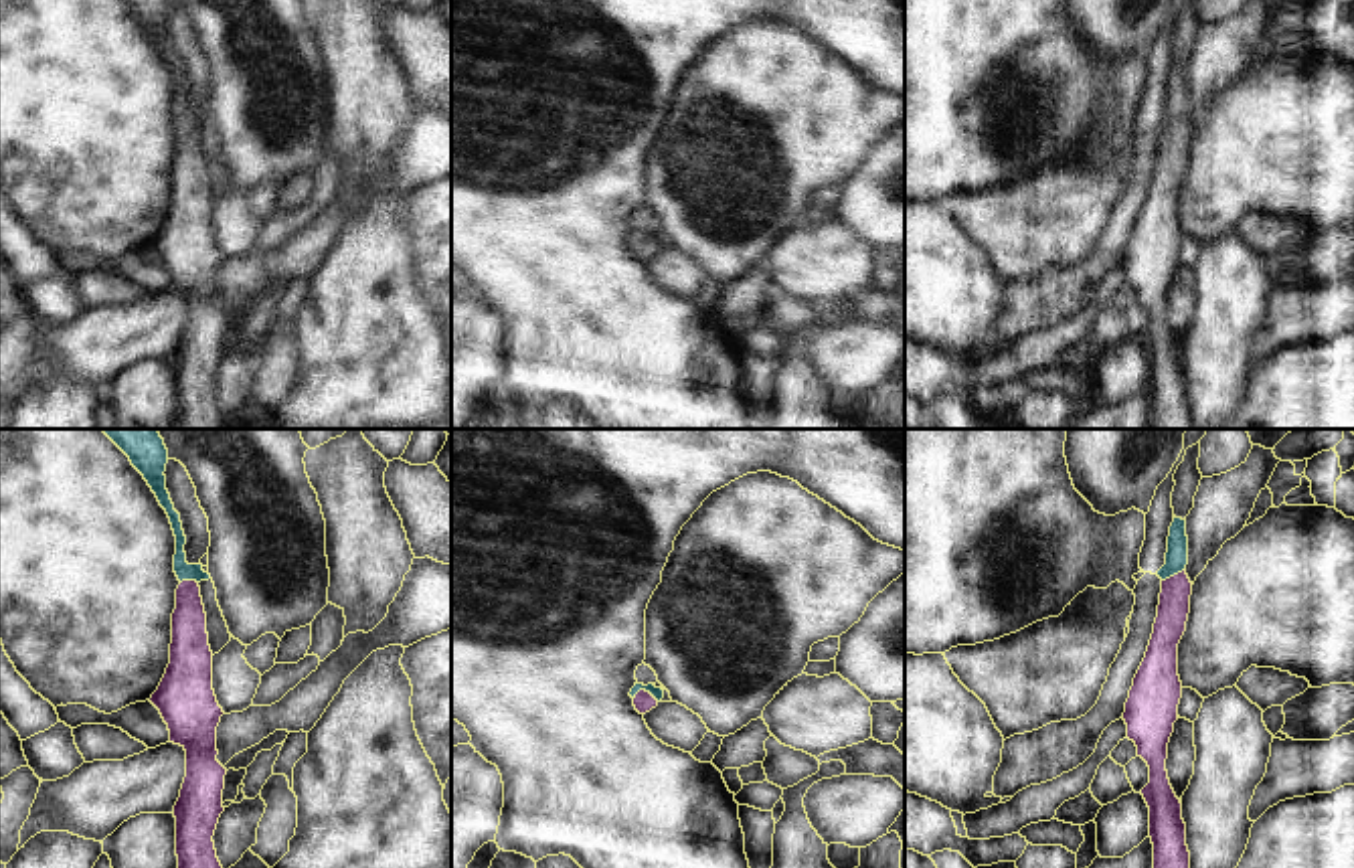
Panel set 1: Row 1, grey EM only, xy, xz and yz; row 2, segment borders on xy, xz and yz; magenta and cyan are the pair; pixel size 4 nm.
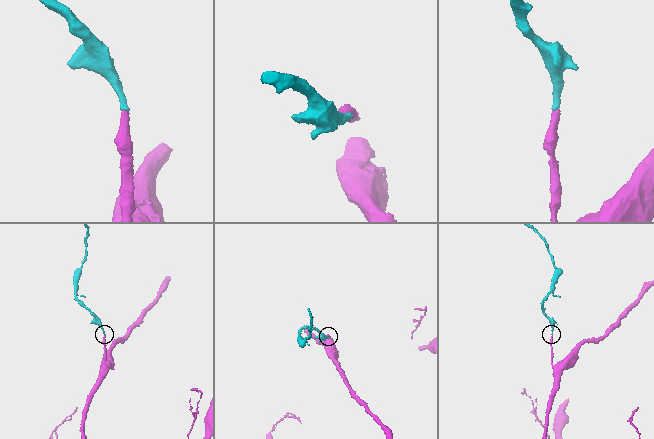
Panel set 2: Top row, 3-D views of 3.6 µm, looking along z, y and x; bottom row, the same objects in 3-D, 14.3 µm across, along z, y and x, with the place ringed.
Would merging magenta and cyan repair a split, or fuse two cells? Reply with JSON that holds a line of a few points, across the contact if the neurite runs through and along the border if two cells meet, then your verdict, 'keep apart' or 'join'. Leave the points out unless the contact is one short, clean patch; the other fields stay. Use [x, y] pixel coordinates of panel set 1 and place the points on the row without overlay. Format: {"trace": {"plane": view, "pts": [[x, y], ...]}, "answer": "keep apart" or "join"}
{"trace": {"plane": "xz", "pts": [[644, 247], [646, 239], [656, 239]]}, "answer": "join"}

